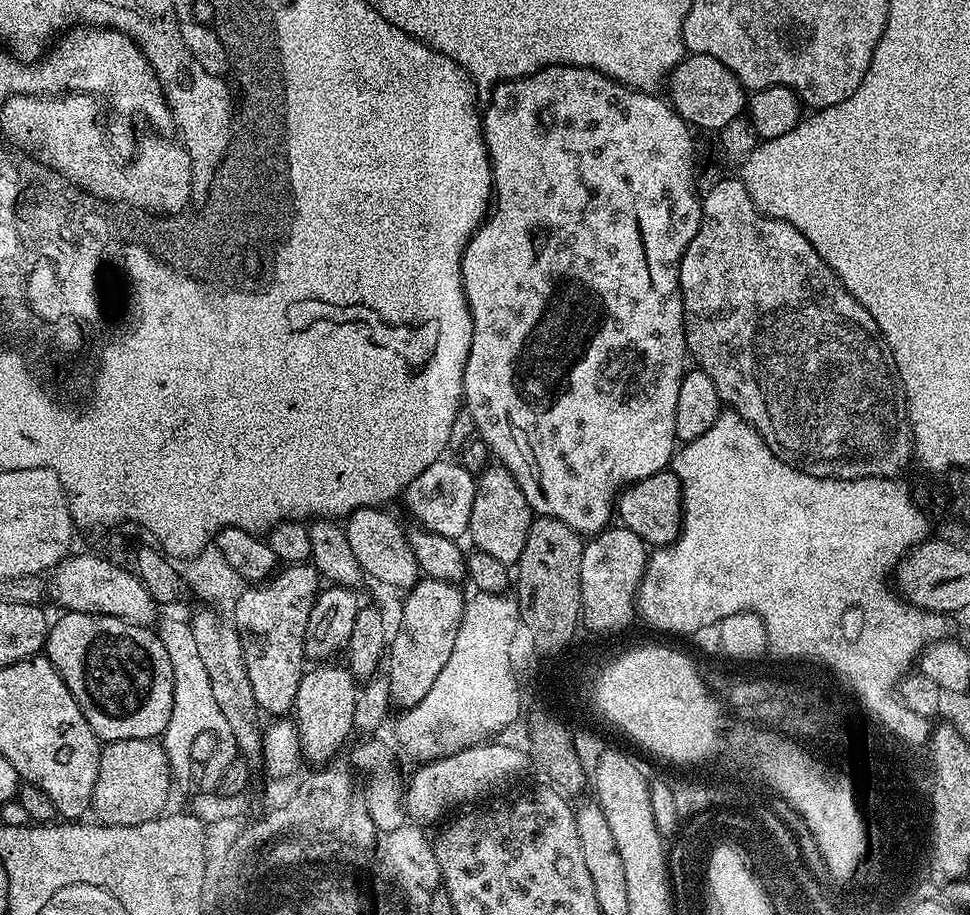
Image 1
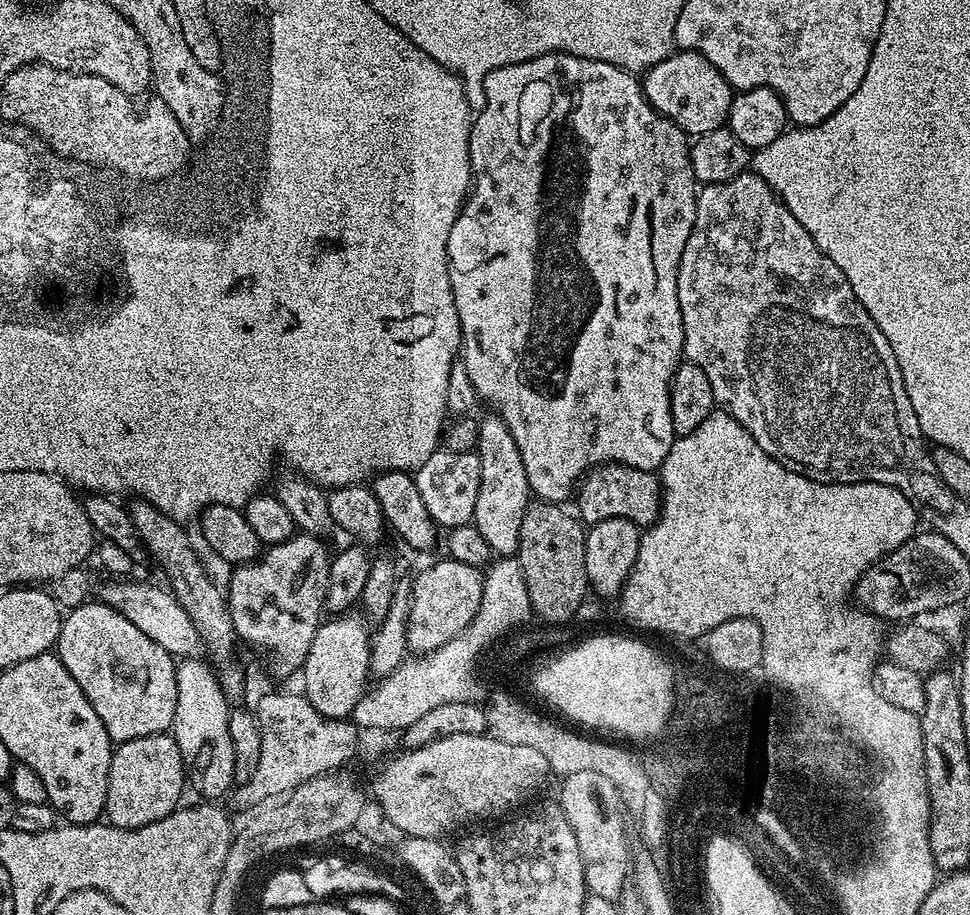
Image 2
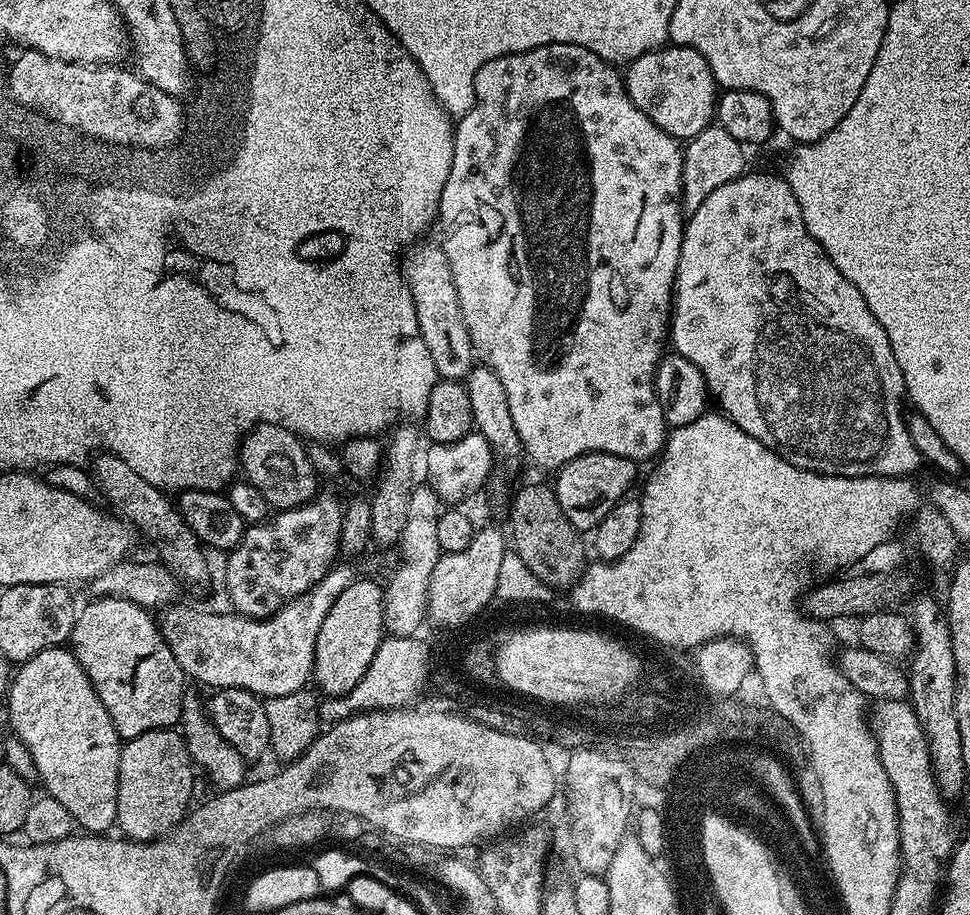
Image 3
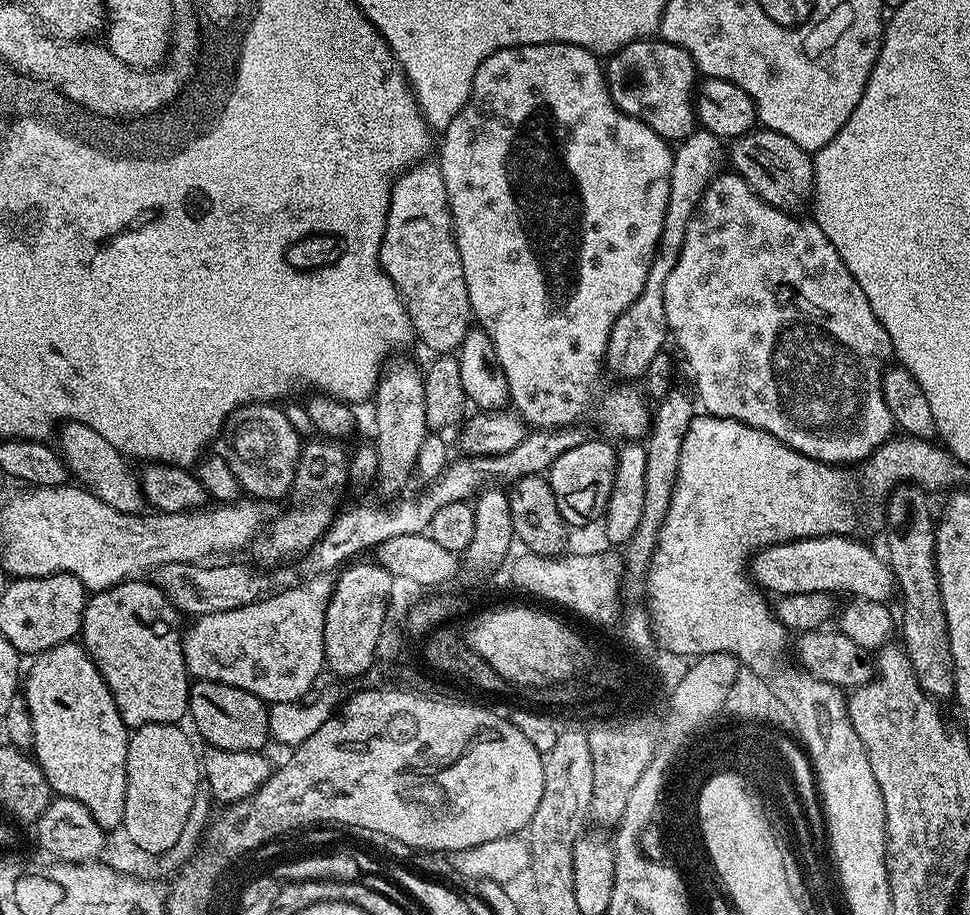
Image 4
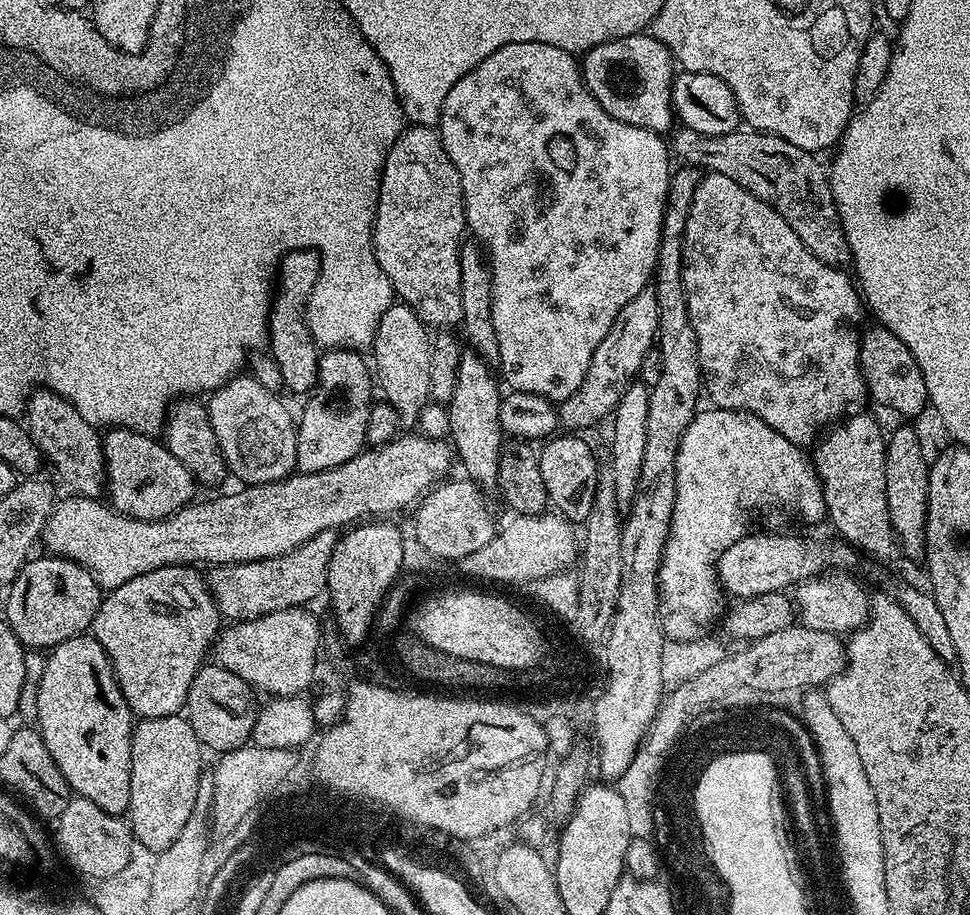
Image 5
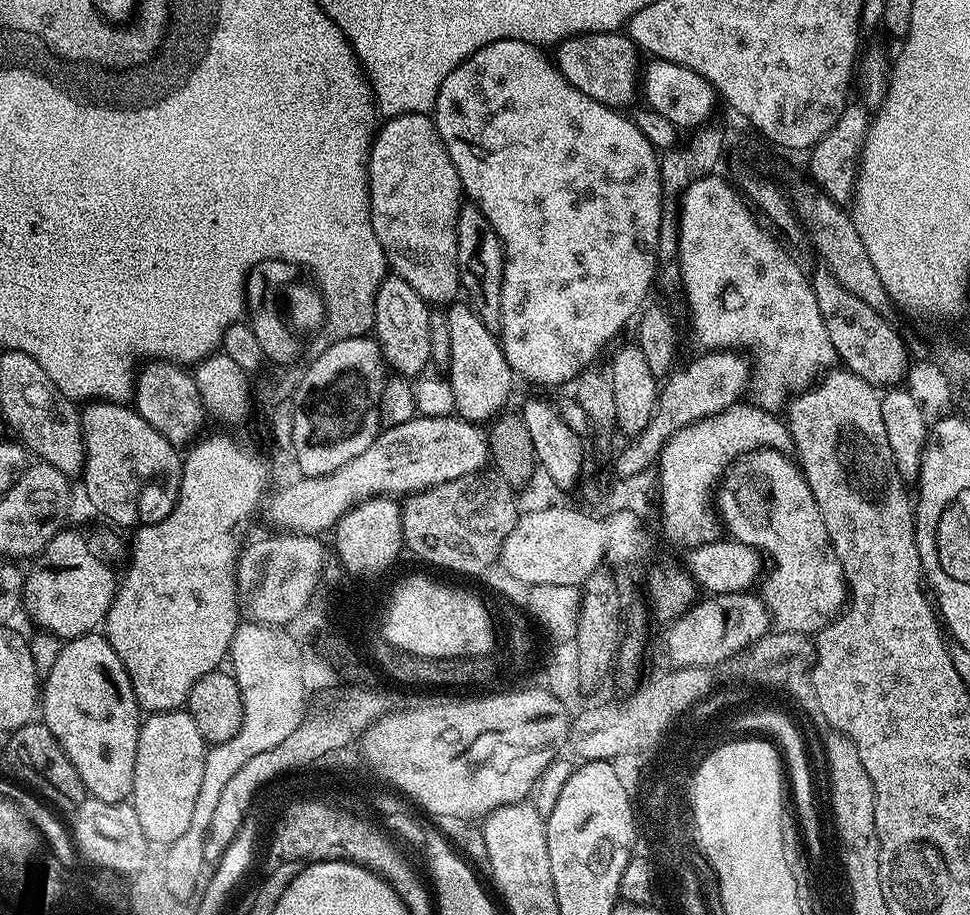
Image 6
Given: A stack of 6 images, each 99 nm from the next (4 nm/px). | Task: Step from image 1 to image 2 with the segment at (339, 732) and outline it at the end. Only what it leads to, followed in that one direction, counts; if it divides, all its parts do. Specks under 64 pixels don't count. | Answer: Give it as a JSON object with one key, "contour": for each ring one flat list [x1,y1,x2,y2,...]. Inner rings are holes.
{"contour":[[349,610,325,619,314,634,314,642,310,642,302,669,302,695,327,719,347,721,369,687,373,637,366,626,367,621,359,611]]}

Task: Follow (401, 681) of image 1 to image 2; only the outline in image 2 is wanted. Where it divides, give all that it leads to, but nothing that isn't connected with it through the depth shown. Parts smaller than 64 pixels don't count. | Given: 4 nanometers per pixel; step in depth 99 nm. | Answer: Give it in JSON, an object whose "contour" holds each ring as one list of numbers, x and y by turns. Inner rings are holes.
{"contour":[[443,558,437,564,424,568,416,576,416,581,411,581,412,598,409,602,408,639,407,651,412,654,427,654,446,646,446,642,455,636,461,636,470,626,474,614,478,614,478,602,482,602,482,586,484,585,484,572,474,566,466,566,466,562,458,562,451,558]]}

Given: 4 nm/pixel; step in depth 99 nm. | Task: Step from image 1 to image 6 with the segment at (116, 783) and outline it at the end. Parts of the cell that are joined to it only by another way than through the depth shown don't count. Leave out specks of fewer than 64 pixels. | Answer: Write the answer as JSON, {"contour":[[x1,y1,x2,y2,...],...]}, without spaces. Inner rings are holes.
{"contour":[[186,710,153,712,143,717,138,734,138,754,134,758,134,786,130,803,138,814,142,834,156,846,167,846,188,834,190,818,194,815,194,802,202,787,202,766,206,741,198,734,198,725]]}

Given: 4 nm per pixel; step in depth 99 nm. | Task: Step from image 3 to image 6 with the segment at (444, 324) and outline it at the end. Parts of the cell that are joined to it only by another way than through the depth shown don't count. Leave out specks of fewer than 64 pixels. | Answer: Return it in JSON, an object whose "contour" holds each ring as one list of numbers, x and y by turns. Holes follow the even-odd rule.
{"contour":[[423,112,402,114,385,119,379,125,372,151,368,154,368,189,374,234,384,248,389,269,408,282,429,306,453,303,462,292,456,233,462,207,462,189,458,170,448,156,448,148,442,142,431,115]]}

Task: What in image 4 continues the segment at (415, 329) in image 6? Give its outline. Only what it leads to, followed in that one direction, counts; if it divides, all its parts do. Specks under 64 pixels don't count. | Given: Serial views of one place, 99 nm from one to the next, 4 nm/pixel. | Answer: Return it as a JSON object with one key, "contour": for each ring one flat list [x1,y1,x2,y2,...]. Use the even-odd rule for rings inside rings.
{"contour":[[400,354,391,357,385,364,377,384,374,405,376,404,376,437,374,443,378,450,379,470,377,483,388,498,398,493,413,477,418,451,422,442,430,434,426,422,426,400,423,373]]}

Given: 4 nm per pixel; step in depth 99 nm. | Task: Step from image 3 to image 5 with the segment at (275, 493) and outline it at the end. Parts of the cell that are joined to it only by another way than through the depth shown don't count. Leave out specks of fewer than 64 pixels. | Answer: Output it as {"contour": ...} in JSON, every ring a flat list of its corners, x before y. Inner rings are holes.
{"contour":[[251,374,233,376,207,397,210,426,214,426,224,463,229,473,241,480,241,485,269,484,293,475,298,424,282,400,260,385]]}

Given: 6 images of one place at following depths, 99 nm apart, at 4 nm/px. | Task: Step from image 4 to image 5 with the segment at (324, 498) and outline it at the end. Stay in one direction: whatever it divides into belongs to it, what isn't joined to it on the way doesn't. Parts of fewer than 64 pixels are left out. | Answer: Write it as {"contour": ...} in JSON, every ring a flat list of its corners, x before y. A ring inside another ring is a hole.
{"contour":[[347,348,328,350,319,357,319,376,316,387,304,401,304,409,298,412,298,427,296,429,296,468,300,472,321,472,330,470,366,448,366,424,368,410,373,403,374,376,370,371,369,361,363,360,361,353]]}

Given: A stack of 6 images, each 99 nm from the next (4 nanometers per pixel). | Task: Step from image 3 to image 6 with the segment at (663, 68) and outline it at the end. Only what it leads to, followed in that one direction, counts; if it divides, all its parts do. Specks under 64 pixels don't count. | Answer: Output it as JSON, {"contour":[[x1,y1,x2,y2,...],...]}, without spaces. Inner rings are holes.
{"contour":[[623,31,591,32,571,36,562,40,554,48,556,69,563,74,566,82,574,90,582,90,594,102,605,104,608,108,627,109,627,104,635,105,642,83,642,59,636,43],[556,52,556,56,555,56]]}

